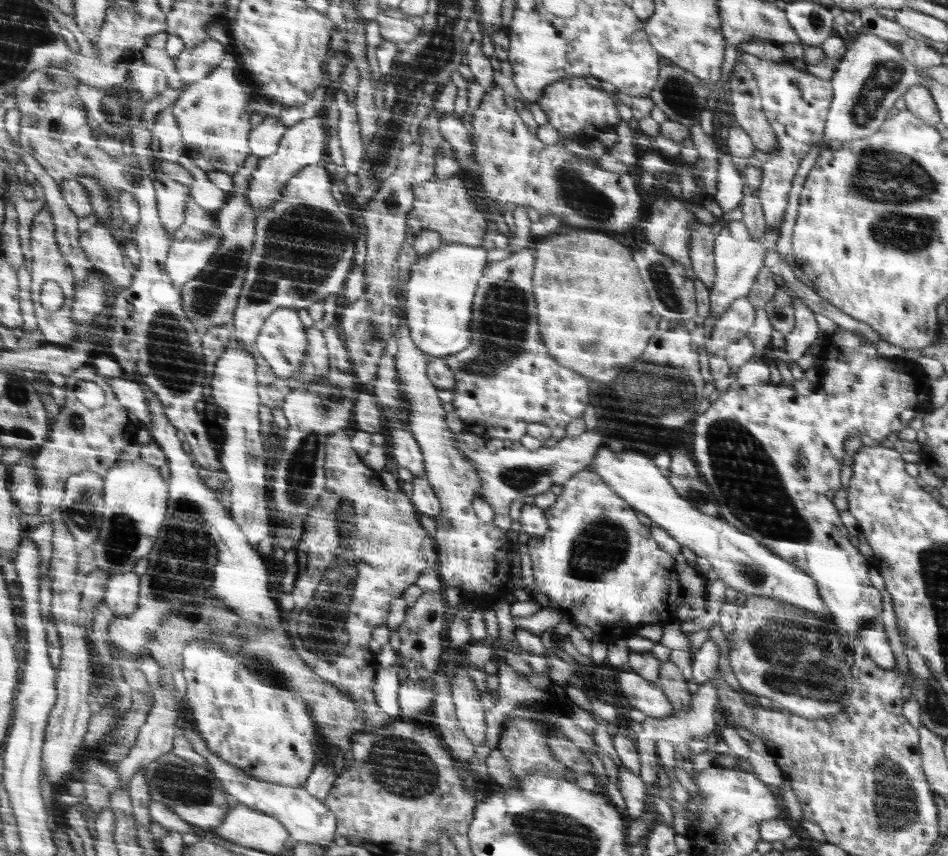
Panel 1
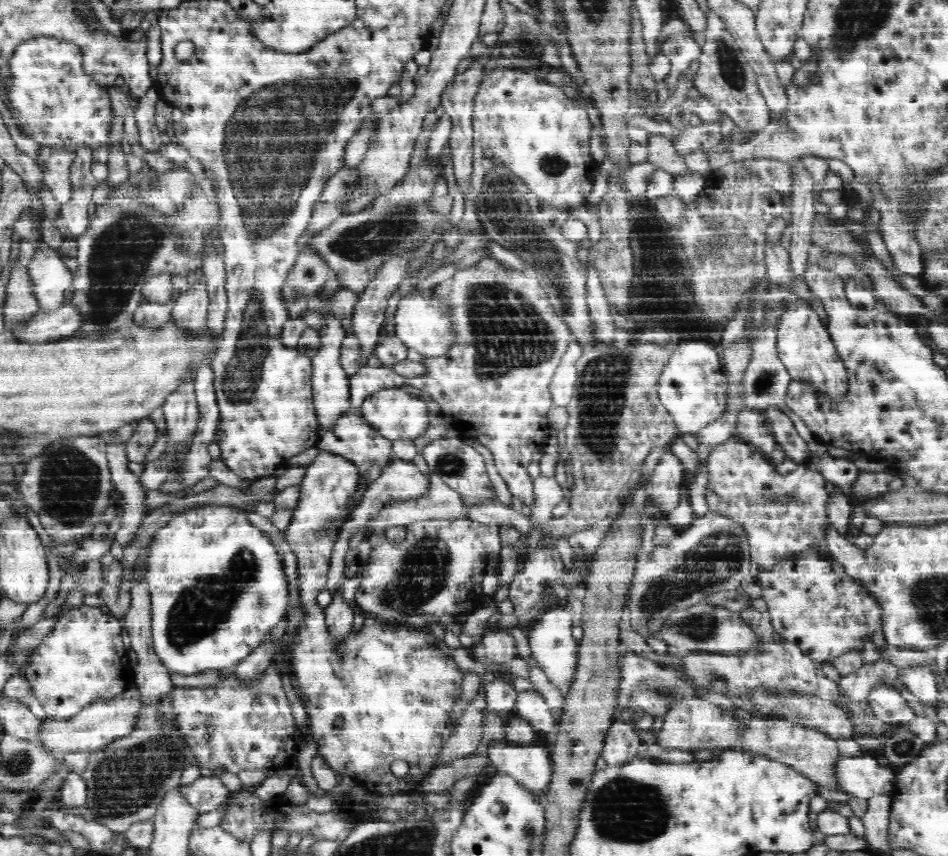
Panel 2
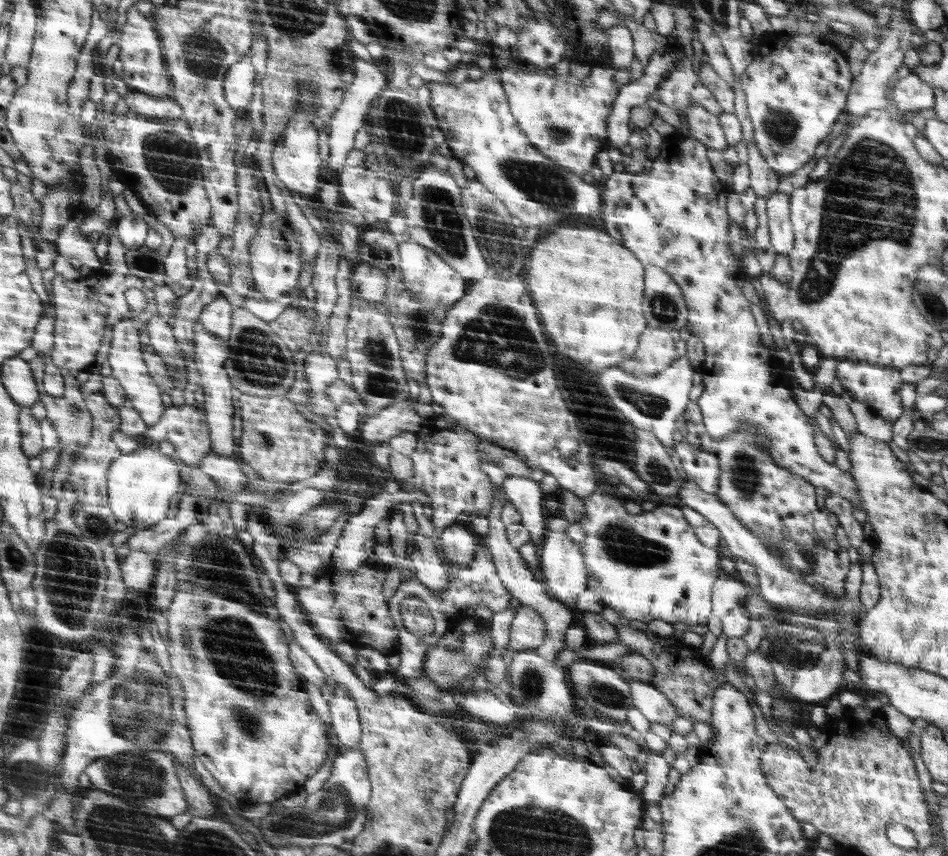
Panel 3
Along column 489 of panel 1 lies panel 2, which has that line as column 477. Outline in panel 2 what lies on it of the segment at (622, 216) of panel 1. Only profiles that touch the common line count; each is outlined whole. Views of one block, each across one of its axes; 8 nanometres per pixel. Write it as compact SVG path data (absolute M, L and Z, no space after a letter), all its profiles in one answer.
M494 68L474 96L472 192L480 196L486 174L504 163L542 202L577 209L586 204L599 169L589 154L592 129L587 110L580 108L575 95L540 81L534 71Z

